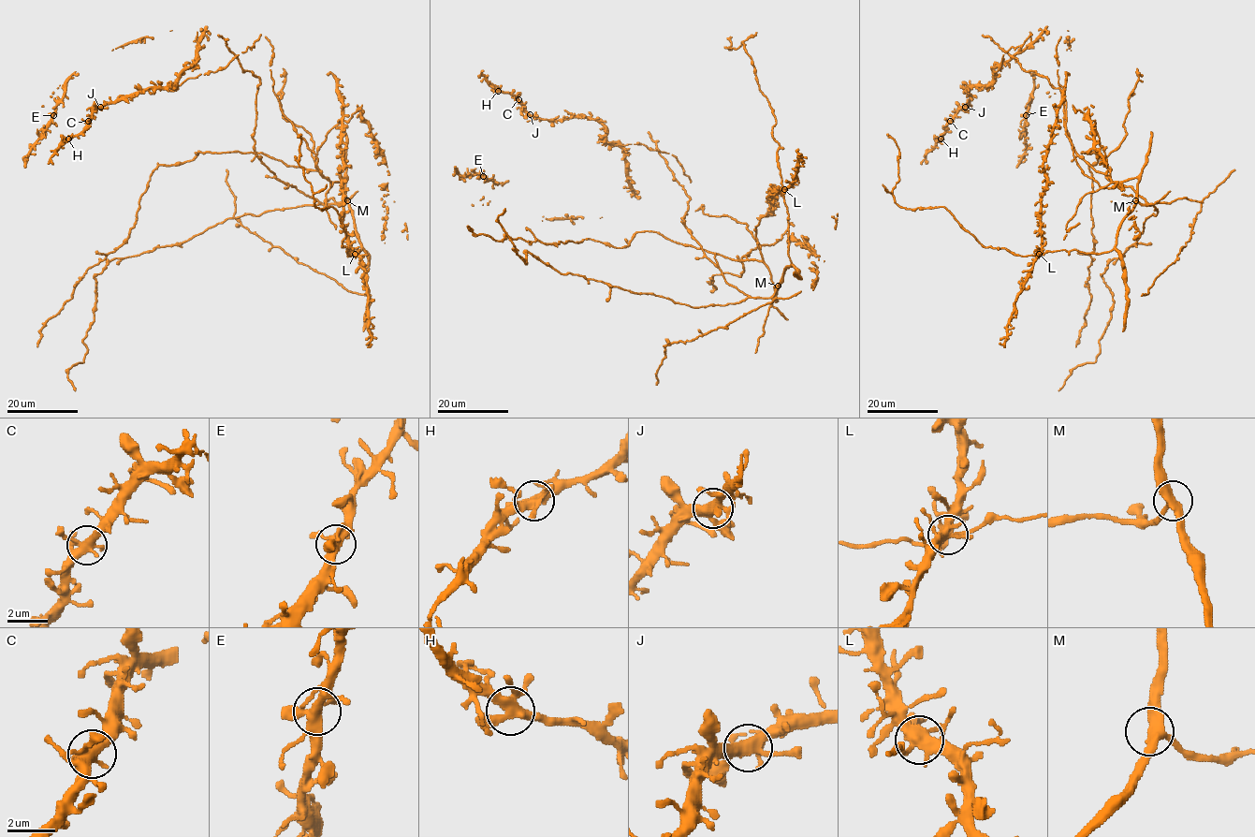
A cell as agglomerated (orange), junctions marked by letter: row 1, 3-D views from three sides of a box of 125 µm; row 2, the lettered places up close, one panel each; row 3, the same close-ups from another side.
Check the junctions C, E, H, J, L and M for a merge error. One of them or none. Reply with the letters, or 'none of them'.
none of them

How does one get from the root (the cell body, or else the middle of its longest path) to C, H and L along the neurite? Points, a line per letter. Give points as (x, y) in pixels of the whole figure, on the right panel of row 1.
C: (1101, 172), (1071, 144), (1061, 91), (1007, 53), (994, 84), (969, 87), (970, 101), (950, 121)
H: (1101, 172), (1071, 144), (1061, 91), (1007, 53), (992, 86), (968, 88), (970, 101), (941, 139)
L: (1101, 172), (1110, 181), (1130, 186), (1147, 204), (1135, 203), (1110, 251), (1096, 254), (1060, 249), (1039, 254)

